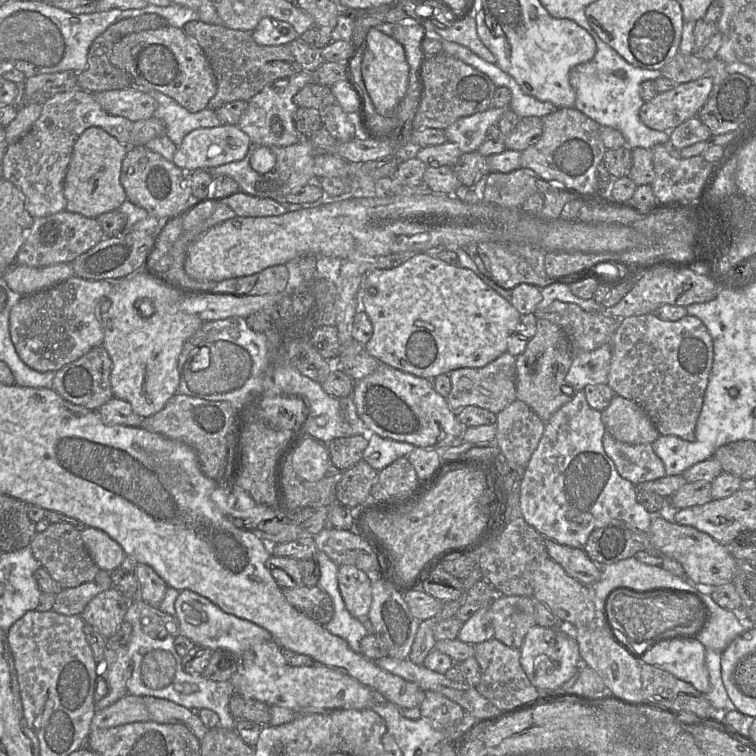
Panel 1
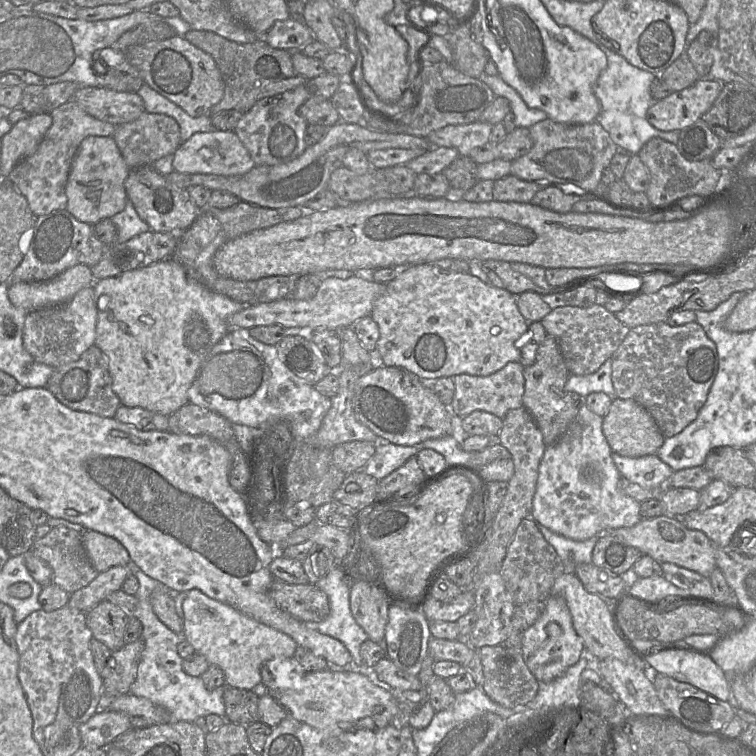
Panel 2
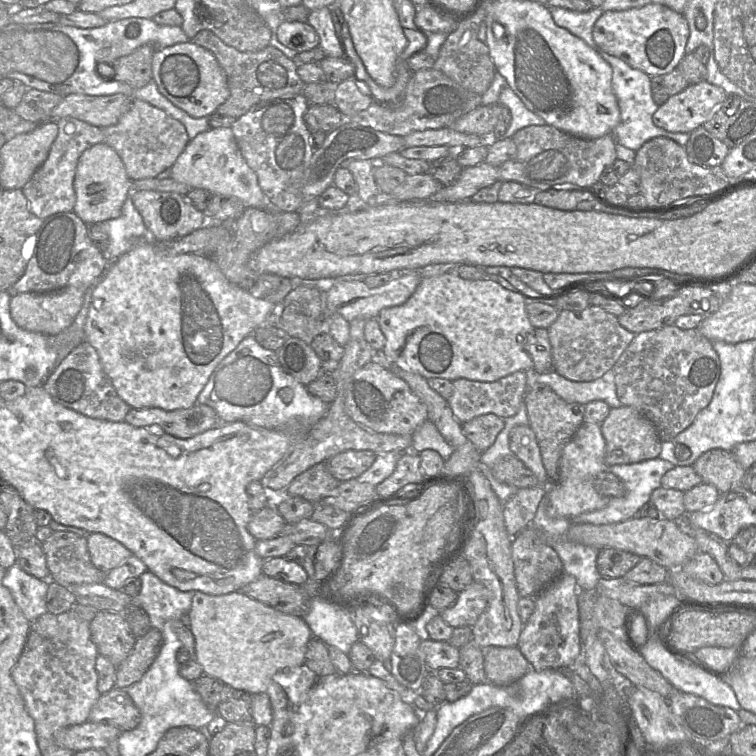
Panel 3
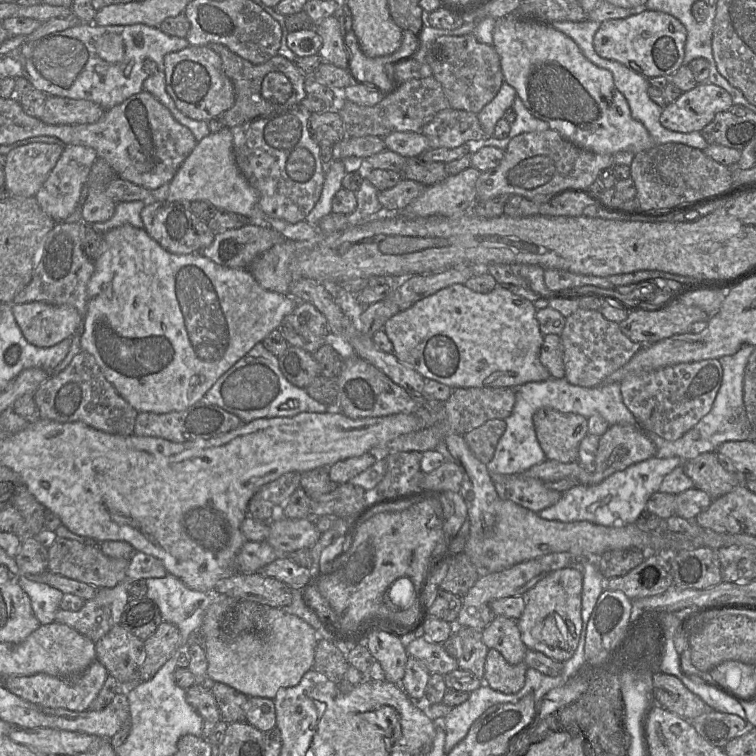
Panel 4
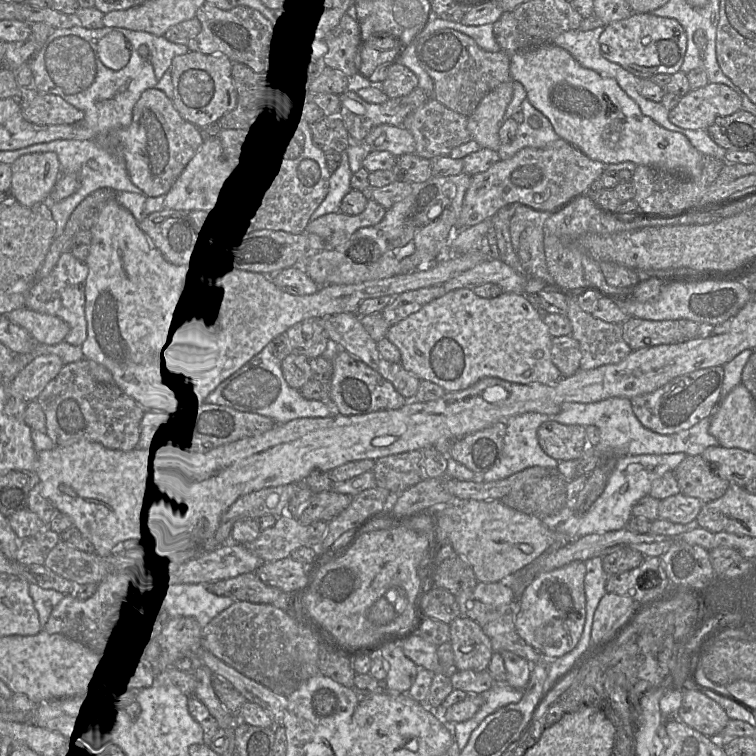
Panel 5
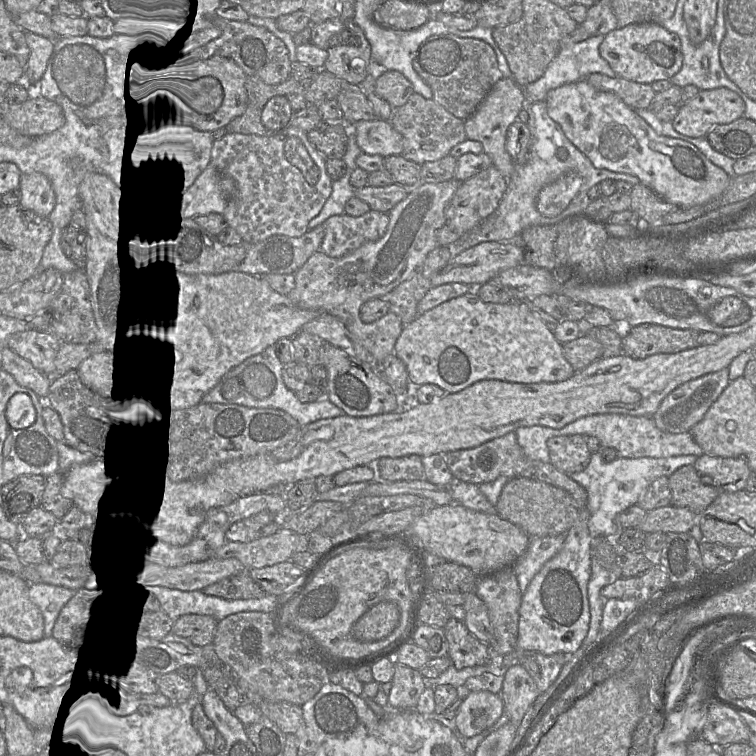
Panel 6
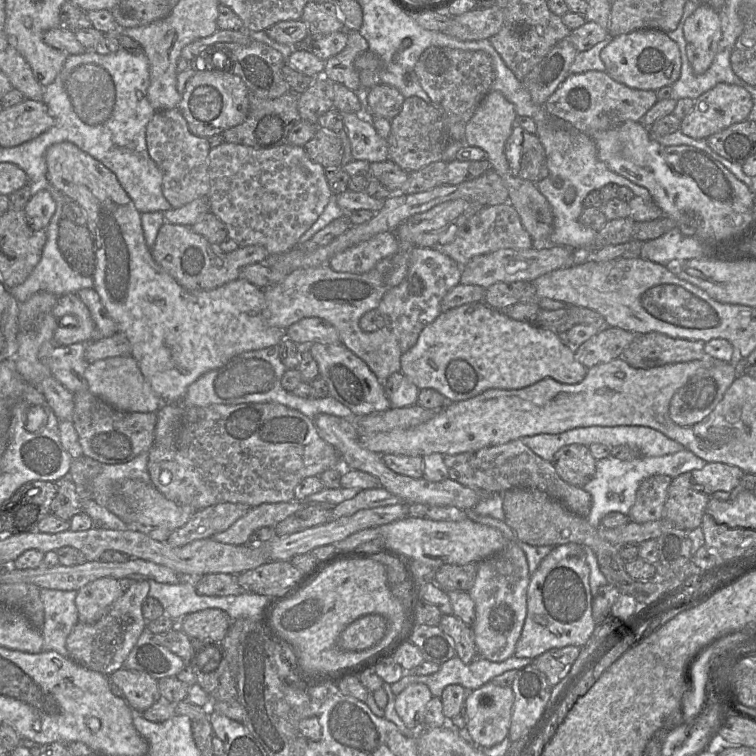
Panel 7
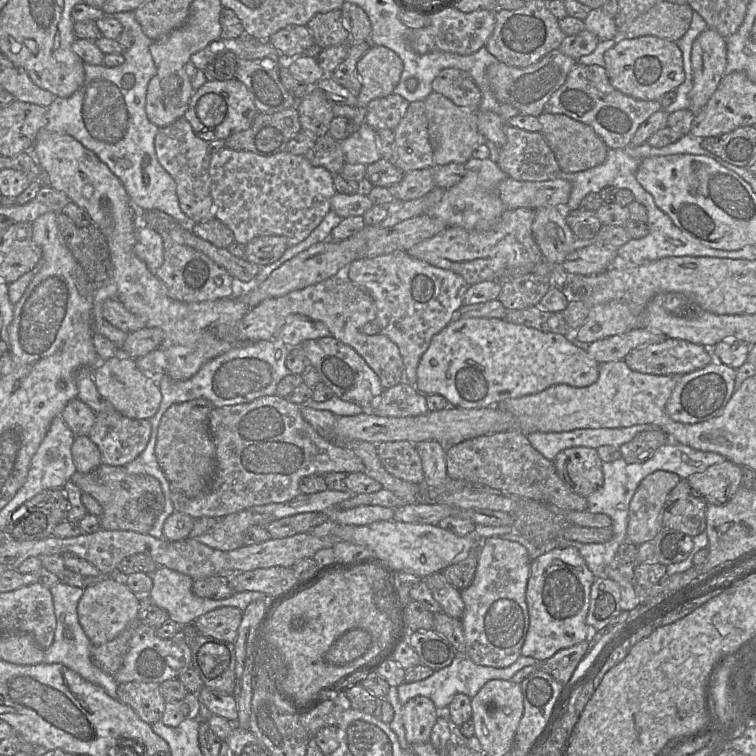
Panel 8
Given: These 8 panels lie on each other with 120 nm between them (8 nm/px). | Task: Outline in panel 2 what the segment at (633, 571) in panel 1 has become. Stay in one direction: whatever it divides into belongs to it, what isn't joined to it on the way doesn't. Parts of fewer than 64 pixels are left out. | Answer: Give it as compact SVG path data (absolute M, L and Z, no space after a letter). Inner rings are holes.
M660 575L638 577L630 586L629 594L650 603L658 603L668 596L682 596L683 598L684 595L687 595L687 592Z

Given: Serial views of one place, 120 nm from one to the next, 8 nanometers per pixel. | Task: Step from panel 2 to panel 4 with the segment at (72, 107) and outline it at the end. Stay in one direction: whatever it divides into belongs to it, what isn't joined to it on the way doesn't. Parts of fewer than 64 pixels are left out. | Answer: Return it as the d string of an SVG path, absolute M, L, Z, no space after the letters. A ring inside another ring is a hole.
M65 145L63 147L56 165L34 197L42 211L56 223L65 221L69 216L75 214L81 191L97 157L96 151L90 147L81 145Z

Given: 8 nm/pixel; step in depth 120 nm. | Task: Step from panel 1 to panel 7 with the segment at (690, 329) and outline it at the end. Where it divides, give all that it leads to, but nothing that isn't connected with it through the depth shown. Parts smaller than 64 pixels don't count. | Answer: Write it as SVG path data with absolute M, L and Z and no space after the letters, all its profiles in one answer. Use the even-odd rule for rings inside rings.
M716 362L708 370L694 375L670 401L672 421L683 427L701 422L721 401L735 378L734 362Z

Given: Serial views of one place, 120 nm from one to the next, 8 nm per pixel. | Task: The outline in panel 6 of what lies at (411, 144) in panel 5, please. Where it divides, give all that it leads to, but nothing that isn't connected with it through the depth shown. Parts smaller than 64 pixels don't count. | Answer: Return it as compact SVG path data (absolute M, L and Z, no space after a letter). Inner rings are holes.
M381 119L371 121L359 121L355 125L348 125L353 128L356 136L356 142L362 153L369 155L380 155L382 157L389 157L392 155L401 155L403 152L403 138L391 125L390 121Z

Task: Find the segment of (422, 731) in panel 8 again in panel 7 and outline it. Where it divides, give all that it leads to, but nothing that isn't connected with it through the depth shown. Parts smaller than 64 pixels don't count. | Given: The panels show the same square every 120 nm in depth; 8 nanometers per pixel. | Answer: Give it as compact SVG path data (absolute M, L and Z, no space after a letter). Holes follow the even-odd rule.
M413 683L395 698L395 710L406 727L424 725L426 707L433 697L426 684Z

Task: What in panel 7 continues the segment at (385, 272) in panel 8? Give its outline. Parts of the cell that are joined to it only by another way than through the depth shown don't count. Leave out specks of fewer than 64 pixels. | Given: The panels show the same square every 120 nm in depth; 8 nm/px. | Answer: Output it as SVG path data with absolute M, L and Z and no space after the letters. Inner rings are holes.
M383 232L336 254L330 260L330 267L338 272L367 273L381 260L394 255L398 250L399 241L394 232ZM414 247L410 250L409 269L404 280L385 293L377 308L387 326L398 339L402 353L412 348L421 331L442 312L444 296L460 283L462 267L435 247Z

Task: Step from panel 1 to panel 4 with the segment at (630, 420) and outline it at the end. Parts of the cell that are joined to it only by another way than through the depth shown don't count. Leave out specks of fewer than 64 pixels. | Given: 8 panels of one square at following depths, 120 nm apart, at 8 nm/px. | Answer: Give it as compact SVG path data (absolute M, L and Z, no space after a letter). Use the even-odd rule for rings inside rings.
M615 424L610 425L600 436L595 457L595 466L591 471L591 485L599 484L615 472L625 470L638 462L655 457L656 447L647 433L639 426Z

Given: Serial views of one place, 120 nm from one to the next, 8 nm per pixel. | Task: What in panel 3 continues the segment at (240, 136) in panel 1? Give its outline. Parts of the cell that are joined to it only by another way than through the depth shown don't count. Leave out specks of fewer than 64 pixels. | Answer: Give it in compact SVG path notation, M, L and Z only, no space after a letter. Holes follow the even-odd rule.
M231 127L210 128L191 139L170 168L170 177L191 189L199 188L213 195L235 197L245 208L281 212L261 190L257 175L243 158Z

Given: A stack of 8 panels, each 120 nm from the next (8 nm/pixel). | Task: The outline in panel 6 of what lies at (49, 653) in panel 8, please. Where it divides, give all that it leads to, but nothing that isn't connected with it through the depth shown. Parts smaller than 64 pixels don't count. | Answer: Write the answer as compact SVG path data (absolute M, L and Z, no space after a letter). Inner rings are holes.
M30 584L29 597L39 608L44 619L44 637L52 637L56 619L64 605L75 595L75 591L51 584Z

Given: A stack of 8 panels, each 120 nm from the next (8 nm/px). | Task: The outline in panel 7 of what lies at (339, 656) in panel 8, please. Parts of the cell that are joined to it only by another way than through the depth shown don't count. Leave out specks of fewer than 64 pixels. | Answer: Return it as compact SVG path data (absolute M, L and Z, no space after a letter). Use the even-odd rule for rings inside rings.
M379 614L358 618L340 634L337 646L342 651L361 652L375 646L387 632L387 621Z

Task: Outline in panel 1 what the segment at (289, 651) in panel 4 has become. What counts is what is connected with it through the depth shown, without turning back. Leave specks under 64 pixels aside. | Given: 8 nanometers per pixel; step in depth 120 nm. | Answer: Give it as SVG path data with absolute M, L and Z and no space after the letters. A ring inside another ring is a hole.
M182 590L175 601L176 618L180 625L181 636L189 638L195 646L211 650L226 649L238 658L255 644L272 640L264 628L232 614L228 614L208 598L191 590Z

